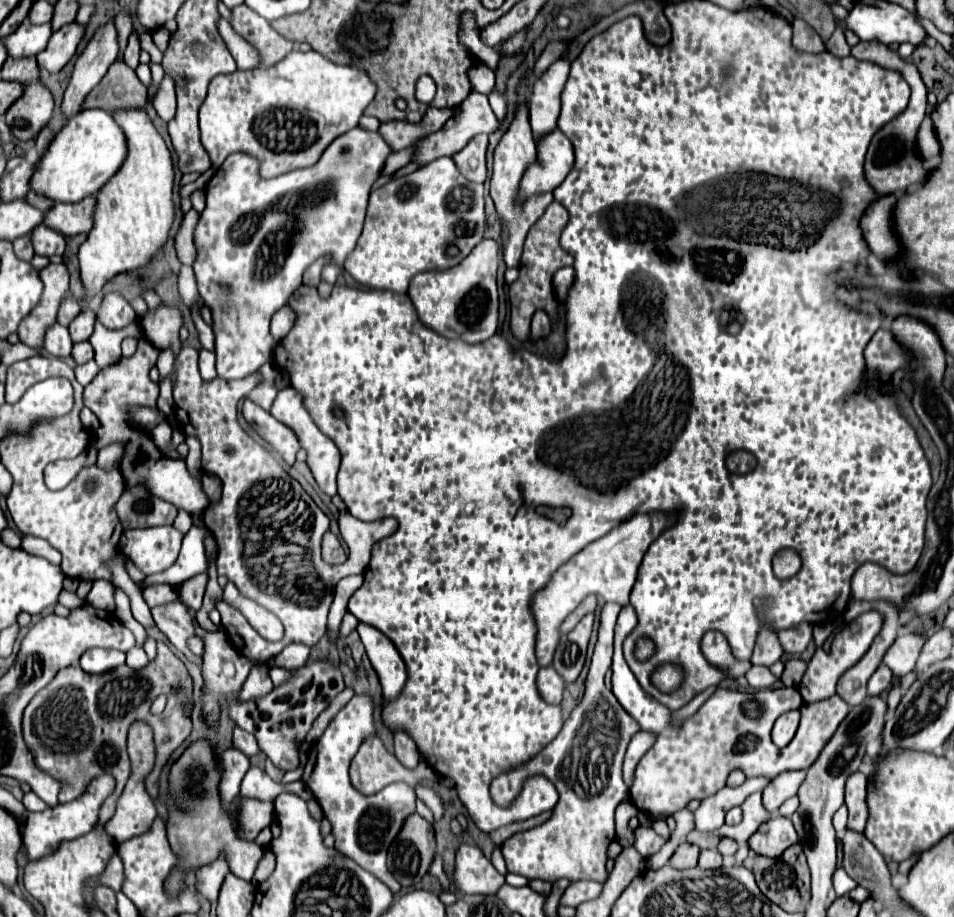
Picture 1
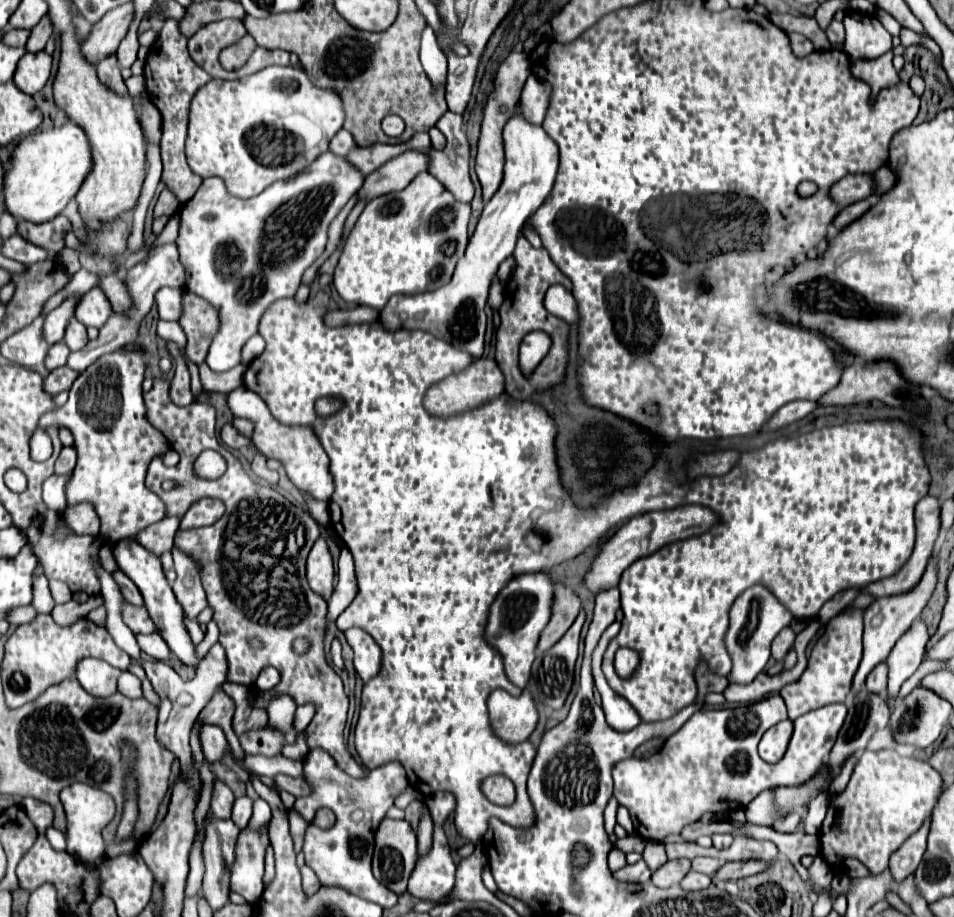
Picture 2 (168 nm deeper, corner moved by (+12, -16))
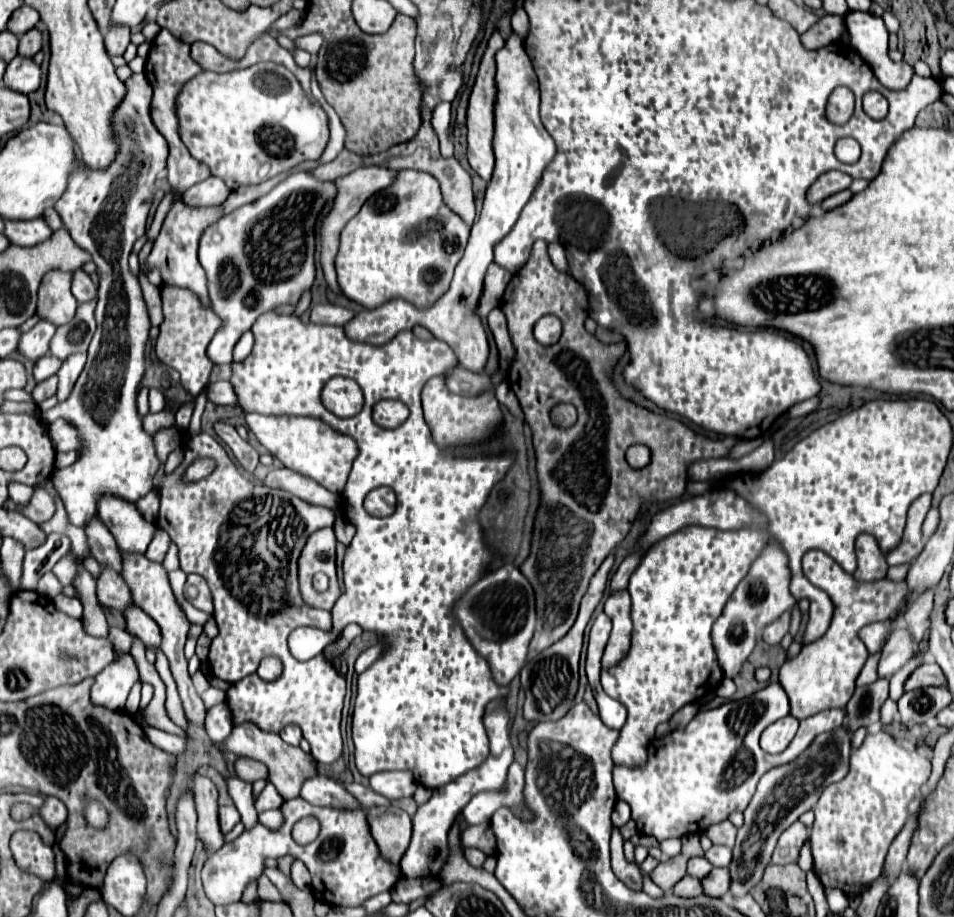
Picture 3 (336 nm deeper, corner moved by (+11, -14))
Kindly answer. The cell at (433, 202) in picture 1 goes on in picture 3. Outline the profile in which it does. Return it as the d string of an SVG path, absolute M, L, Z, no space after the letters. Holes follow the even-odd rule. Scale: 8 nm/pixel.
M401 170L395 184L373 194L355 214L355 218L343 228L339 254L335 258L339 286L349 300L365 308L377 308L393 298L403 298L417 308L427 308L447 292L453 278L453 268L461 260L467 246L467 238L469 226L445 206L439 182L425 172Z

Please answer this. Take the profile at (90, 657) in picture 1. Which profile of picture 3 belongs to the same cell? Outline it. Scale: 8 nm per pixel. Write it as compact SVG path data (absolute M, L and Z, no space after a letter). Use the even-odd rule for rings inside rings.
M121 654L95 676L91 702L107 706L111 710L123 710L129 690L135 682L139 682L139 670L135 666L135 660L131 658L131 654Z

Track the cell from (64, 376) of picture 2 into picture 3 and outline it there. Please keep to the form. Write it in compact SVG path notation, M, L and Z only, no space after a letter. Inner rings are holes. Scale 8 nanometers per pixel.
M51 376L51 378L43 380L43 382L39 382L39 384L35 386L35 390L31 392L31 396L33 396L33 400L39 404L39 402L43 402L45 398L53 396L55 392L57 392L57 376Z

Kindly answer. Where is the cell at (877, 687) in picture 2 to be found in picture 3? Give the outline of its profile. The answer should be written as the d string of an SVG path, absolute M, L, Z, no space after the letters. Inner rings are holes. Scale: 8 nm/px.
M905 626L895 628L881 650L881 658L877 666L879 678L891 678L913 656L913 652L915 652L915 646Z

